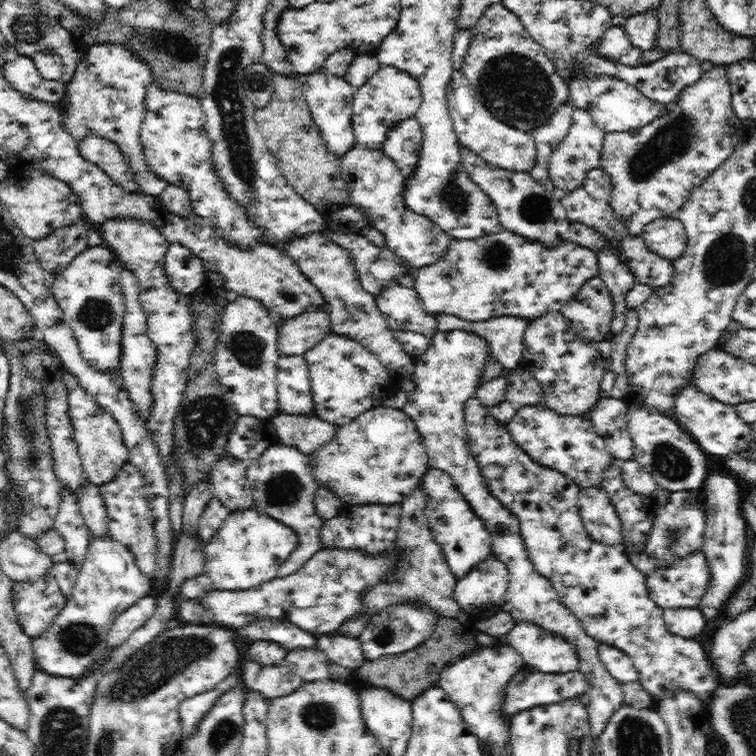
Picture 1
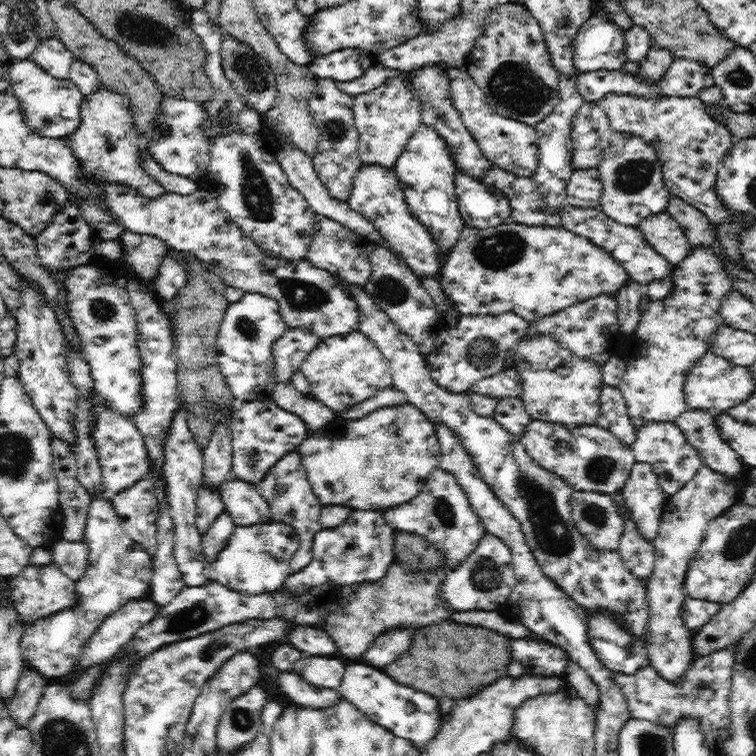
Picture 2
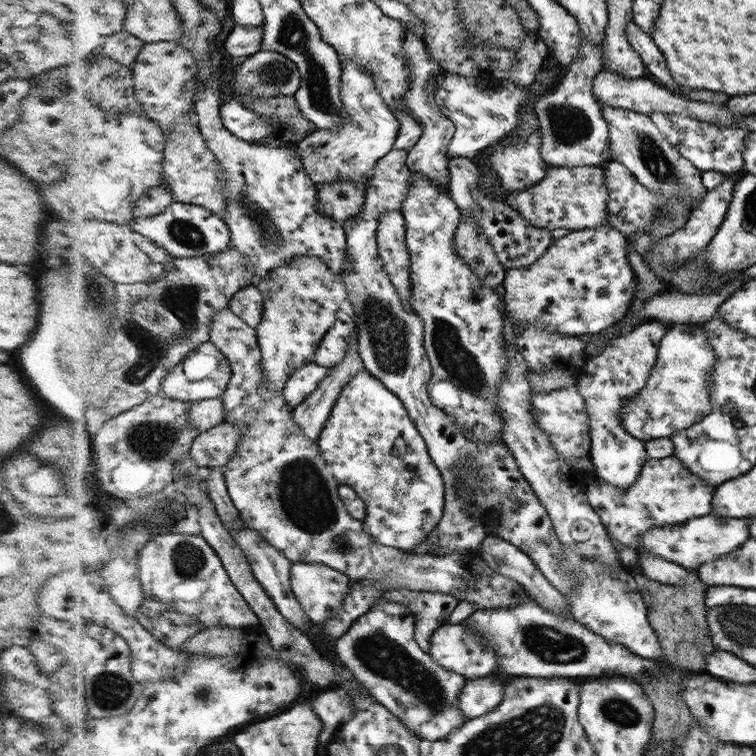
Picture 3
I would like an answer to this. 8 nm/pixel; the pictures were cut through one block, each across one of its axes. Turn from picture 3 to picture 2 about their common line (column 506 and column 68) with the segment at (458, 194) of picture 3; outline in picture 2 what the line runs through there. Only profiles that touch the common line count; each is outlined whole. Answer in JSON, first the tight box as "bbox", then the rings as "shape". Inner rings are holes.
{"bbox":[34,203,96,273],"shape":[[[76,203],[67,205],[54,216],[52,222],[40,234],[34,236],[41,263],[52,273],[96,260],[91,234],[90,225],[83,219]]]}

